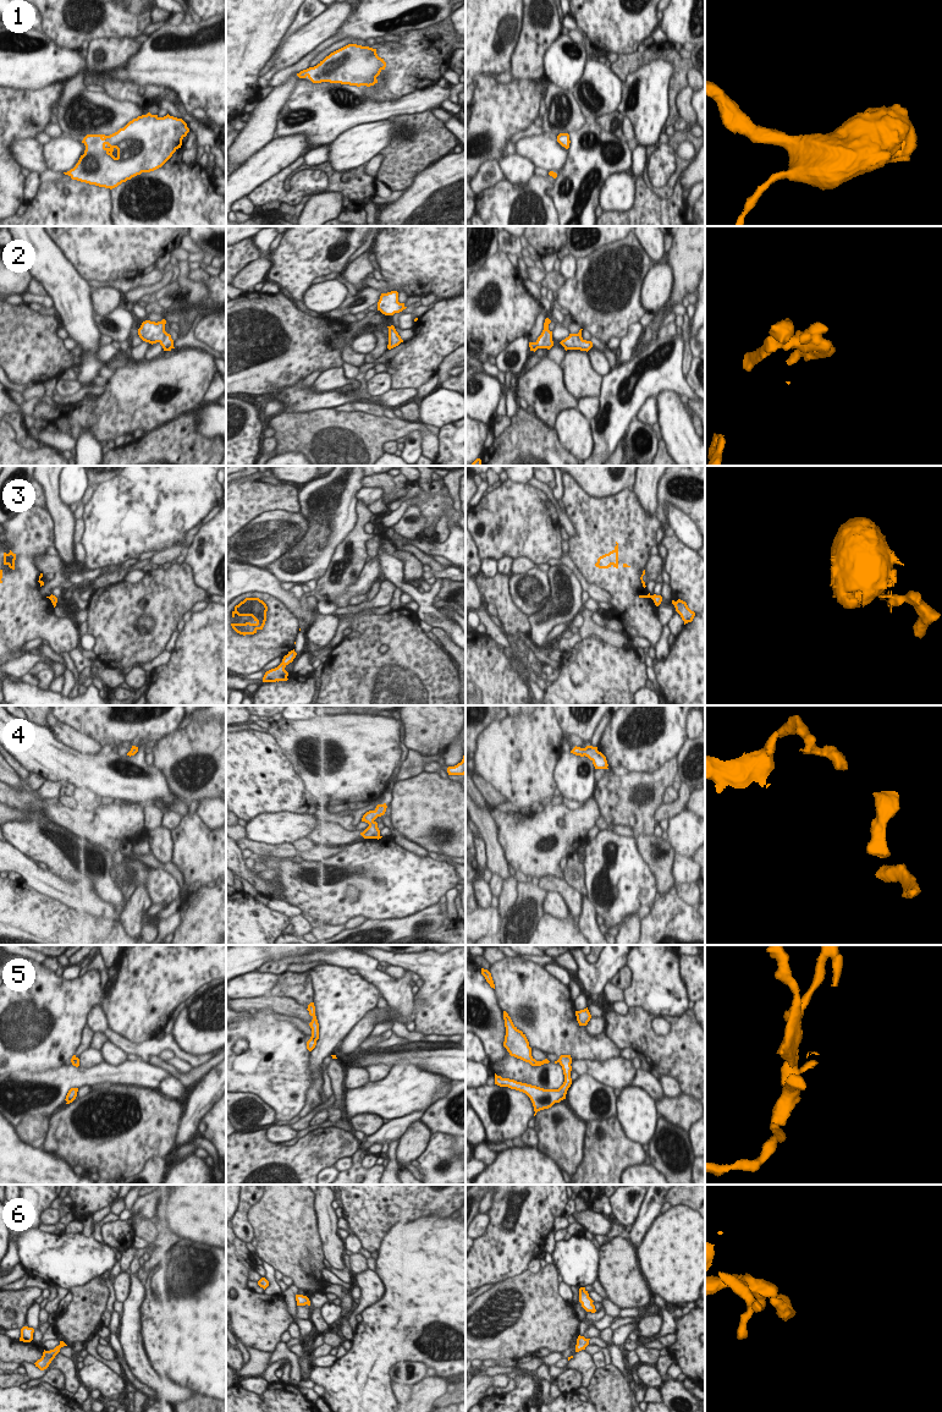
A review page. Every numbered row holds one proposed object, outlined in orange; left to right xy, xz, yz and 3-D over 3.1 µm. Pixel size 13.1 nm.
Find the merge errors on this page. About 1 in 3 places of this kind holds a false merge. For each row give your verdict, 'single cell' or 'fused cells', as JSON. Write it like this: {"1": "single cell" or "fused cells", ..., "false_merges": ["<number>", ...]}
{"1": "single cell", "2": "single cell", "3": "fused cells", "4": "single cell", "5": "fused cells", "6": "single cell", "false_merges": ["3", "5"]}

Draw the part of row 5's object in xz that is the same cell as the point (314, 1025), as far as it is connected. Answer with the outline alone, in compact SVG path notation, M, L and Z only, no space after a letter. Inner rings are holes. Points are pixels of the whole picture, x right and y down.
M310 1002L308 1005L309 1015L313 1017L312 1022L309 1023L310 1028L312 1028L312 1037L315 1042L319 1039L319 1023L315 1016L315 1006L314 1002Z

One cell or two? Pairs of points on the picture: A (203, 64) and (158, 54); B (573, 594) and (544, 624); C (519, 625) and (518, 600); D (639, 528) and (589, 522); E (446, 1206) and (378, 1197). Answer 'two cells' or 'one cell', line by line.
A: one cell
B: one cell
C: two cells
D: one cell
E: one cell

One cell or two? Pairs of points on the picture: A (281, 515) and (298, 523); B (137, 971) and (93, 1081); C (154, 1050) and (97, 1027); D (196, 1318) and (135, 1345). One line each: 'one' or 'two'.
A: one
B: two
C: one
D: two

